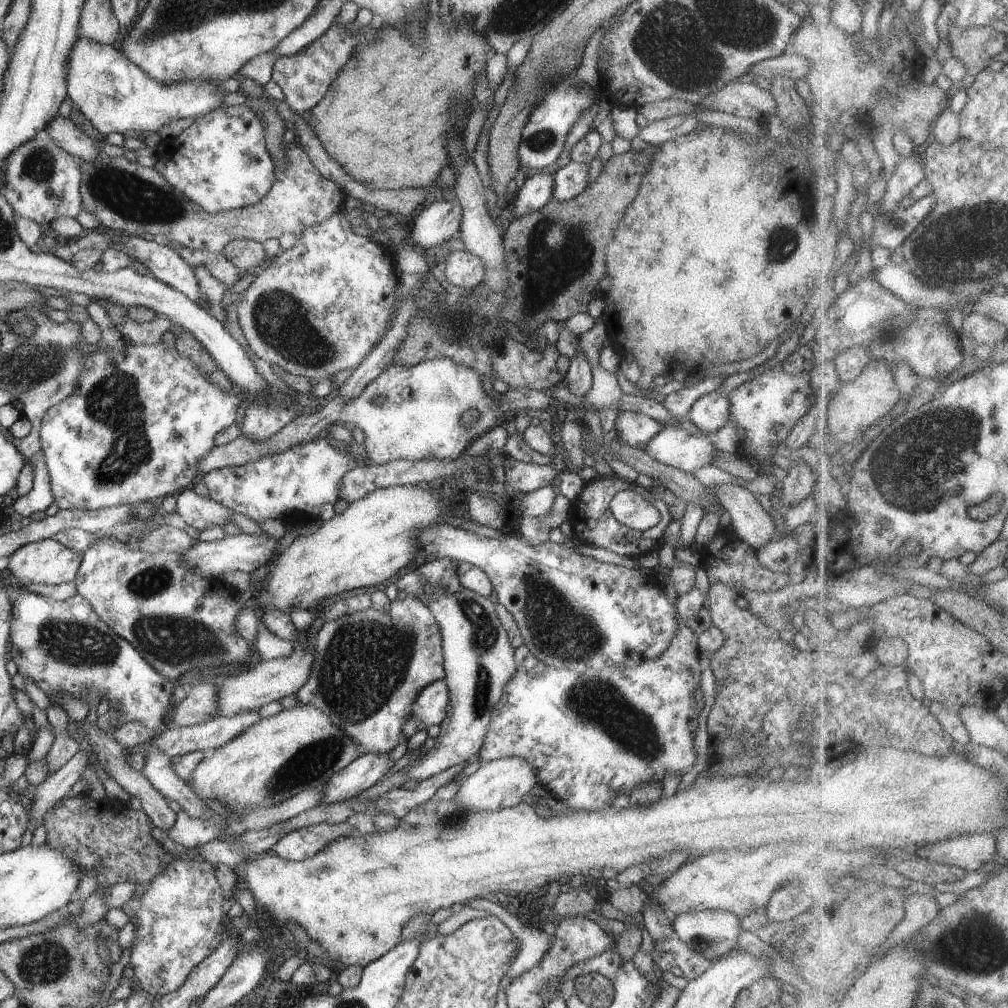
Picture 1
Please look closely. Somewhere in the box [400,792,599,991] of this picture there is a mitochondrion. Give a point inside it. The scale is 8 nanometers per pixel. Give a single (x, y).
(454, 819)

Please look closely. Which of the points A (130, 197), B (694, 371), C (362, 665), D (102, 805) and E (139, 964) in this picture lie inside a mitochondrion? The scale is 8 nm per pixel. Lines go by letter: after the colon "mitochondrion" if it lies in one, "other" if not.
A: mitochondrion
B: other
C: mitochondrion
D: other
E: other

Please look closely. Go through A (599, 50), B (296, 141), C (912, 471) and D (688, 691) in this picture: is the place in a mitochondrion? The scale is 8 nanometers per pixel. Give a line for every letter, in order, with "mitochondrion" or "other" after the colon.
A: other
B: other
C: mitochondrion
D: other

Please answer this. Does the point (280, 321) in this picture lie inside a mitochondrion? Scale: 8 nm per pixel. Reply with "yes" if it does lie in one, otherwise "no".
yes

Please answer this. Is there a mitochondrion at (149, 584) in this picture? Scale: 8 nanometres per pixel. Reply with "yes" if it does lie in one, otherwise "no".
yes

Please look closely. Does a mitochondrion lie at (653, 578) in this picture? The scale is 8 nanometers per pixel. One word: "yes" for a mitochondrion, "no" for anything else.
no

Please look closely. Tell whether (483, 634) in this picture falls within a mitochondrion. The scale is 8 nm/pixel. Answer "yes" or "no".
yes

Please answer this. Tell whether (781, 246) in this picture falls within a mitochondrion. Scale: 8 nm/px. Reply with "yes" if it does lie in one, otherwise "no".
yes

